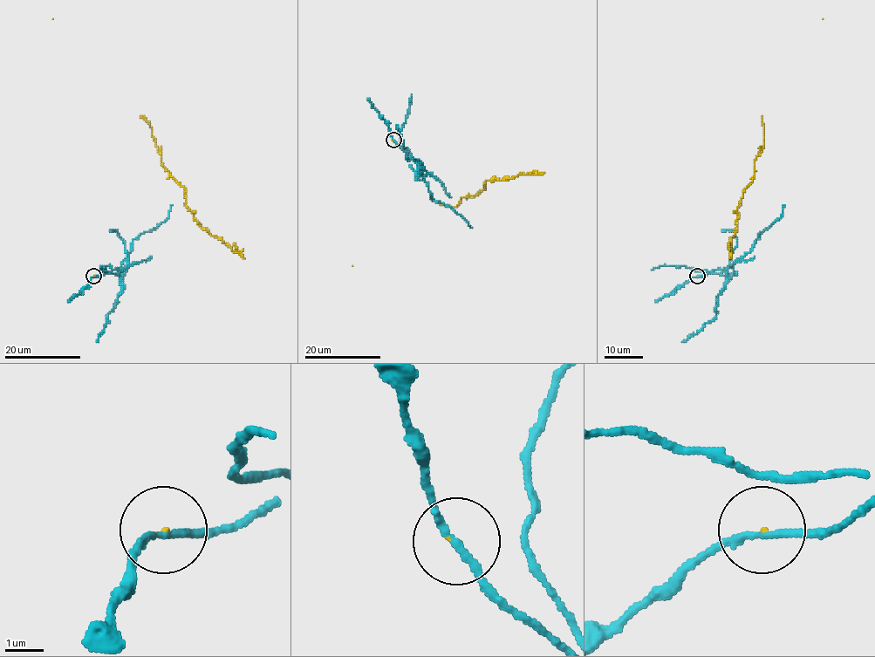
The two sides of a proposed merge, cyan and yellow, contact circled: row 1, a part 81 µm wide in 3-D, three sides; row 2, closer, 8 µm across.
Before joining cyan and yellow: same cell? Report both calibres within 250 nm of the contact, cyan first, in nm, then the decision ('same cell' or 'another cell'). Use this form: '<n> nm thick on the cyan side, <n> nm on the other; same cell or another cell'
180 nm thick on the cyan side, 60 nm on the other; another cell

